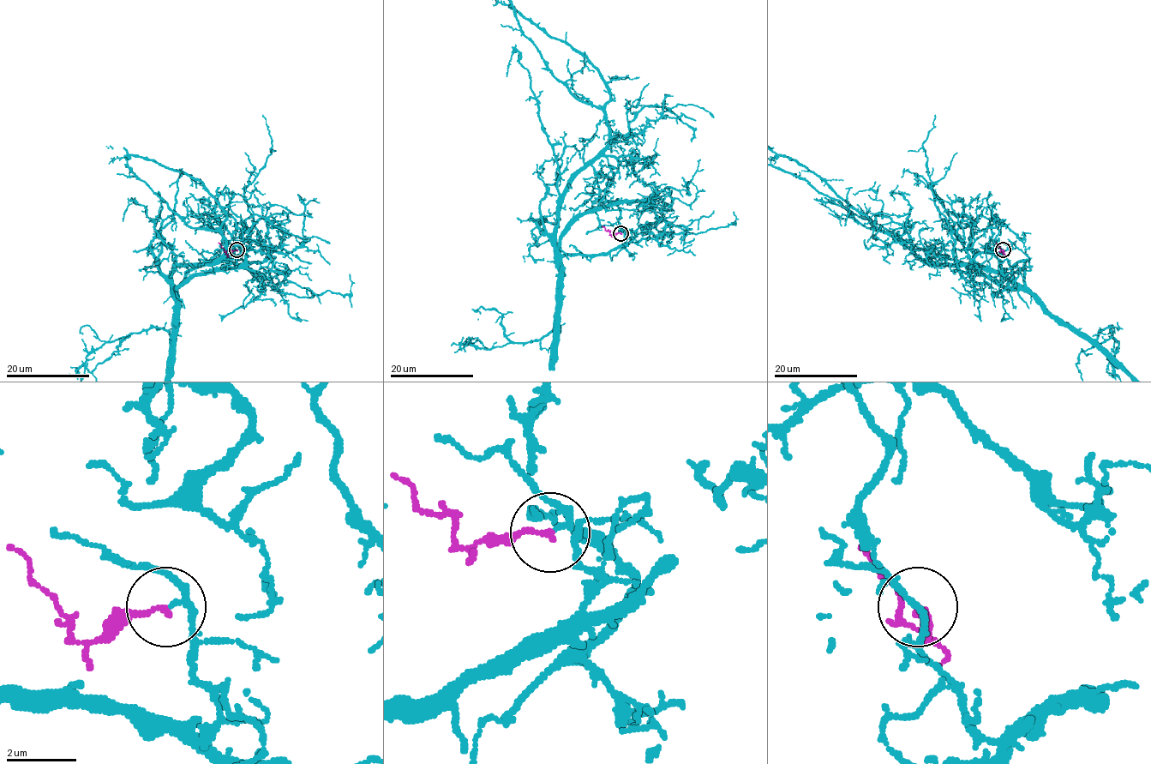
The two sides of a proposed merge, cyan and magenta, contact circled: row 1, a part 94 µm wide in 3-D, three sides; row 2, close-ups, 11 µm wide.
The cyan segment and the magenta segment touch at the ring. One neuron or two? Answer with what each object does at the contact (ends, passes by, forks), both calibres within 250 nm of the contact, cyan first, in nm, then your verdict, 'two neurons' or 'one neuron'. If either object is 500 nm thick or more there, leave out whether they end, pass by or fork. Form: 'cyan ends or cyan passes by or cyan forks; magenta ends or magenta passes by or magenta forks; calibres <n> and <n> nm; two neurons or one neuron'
cyan passes by; magenta ends; calibres 140 and 160 nm; one neuron

